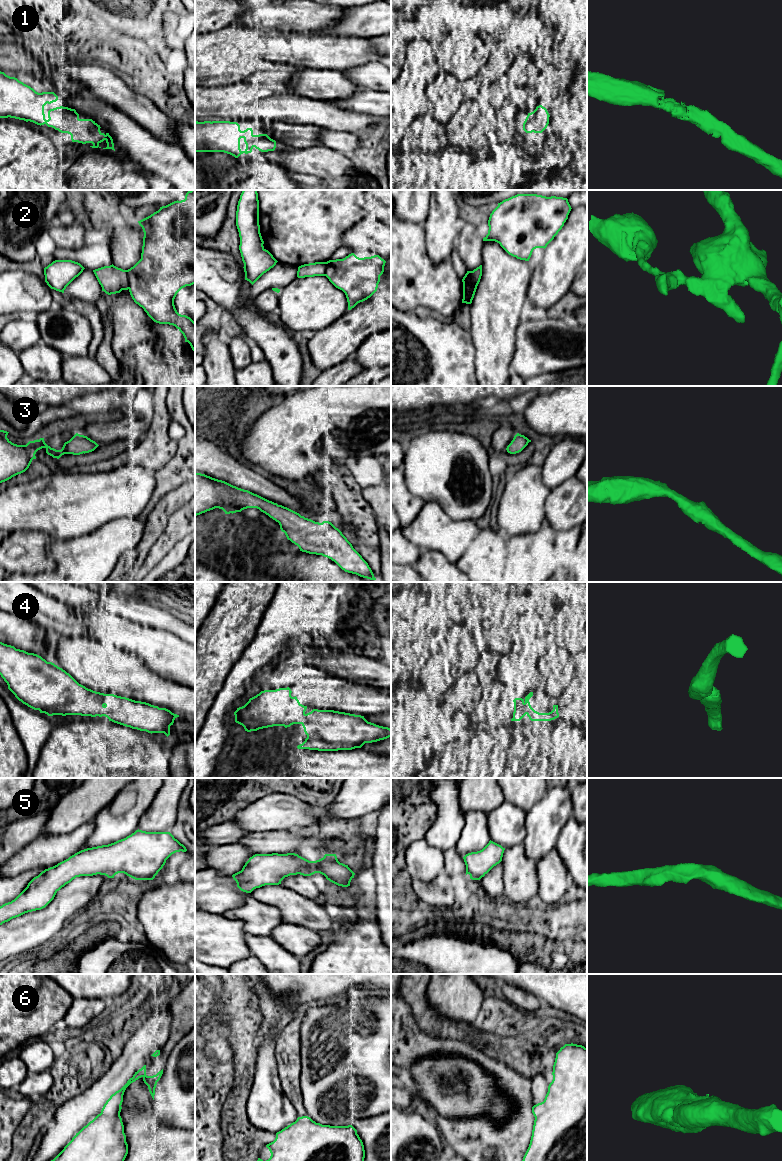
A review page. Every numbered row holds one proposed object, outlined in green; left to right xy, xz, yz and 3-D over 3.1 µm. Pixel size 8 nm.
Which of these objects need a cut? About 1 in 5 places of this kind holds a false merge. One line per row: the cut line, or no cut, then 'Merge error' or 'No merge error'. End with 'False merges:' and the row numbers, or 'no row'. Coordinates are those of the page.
1: No split. No merge error
2: Split along yz (470, 271), (473, 292), (468, 296). Merge error
3: No split. No merge error
4: No split. No merge error
5: No split. No merge error
6: No split. No merge error
False merges: 2

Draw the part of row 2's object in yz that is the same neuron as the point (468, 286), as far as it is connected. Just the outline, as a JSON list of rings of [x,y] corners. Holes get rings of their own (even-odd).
[[[467,271],[465,276],[462,279],[463,282],[463,295],[472,295],[474,285],[472,283],[471,271]]]

